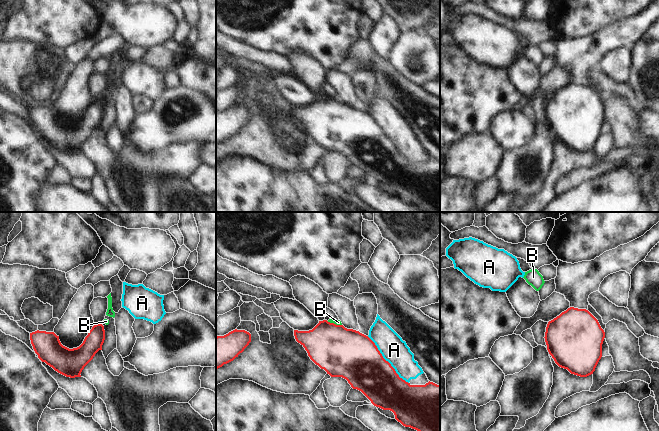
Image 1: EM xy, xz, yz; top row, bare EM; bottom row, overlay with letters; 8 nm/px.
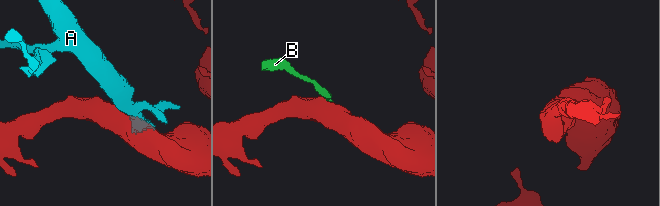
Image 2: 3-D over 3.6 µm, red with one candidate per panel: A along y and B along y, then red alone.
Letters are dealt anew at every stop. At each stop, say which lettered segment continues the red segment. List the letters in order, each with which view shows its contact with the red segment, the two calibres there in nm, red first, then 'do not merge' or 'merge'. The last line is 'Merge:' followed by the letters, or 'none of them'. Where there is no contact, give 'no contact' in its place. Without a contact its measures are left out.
A: xz | 380/200 nm | do not merge
B: xz | 400/40 nm | do not merge
Merge: none of them

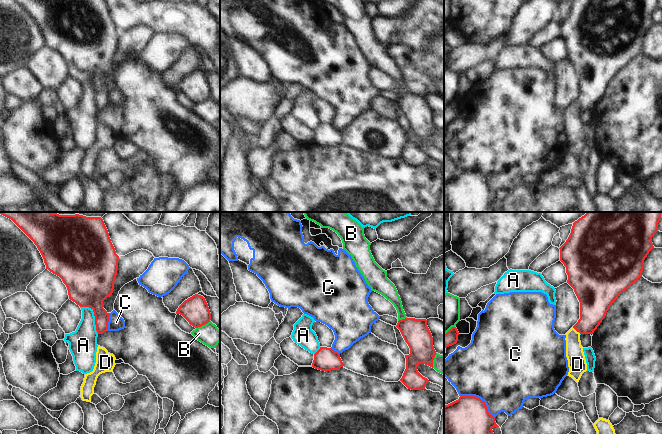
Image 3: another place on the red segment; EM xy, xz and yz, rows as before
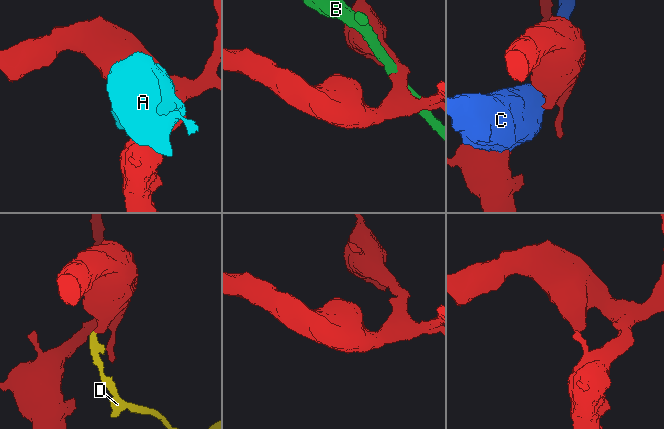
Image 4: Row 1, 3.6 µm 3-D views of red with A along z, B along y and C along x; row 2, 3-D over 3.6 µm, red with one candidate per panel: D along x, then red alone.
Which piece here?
A: xy | 340/220 nm | do not merge
B: xy | 220/170 nm | do not merge
C: yz | 300/500 nm | do not merge
D: yz | 220/140 nm | merge
Merge: D

